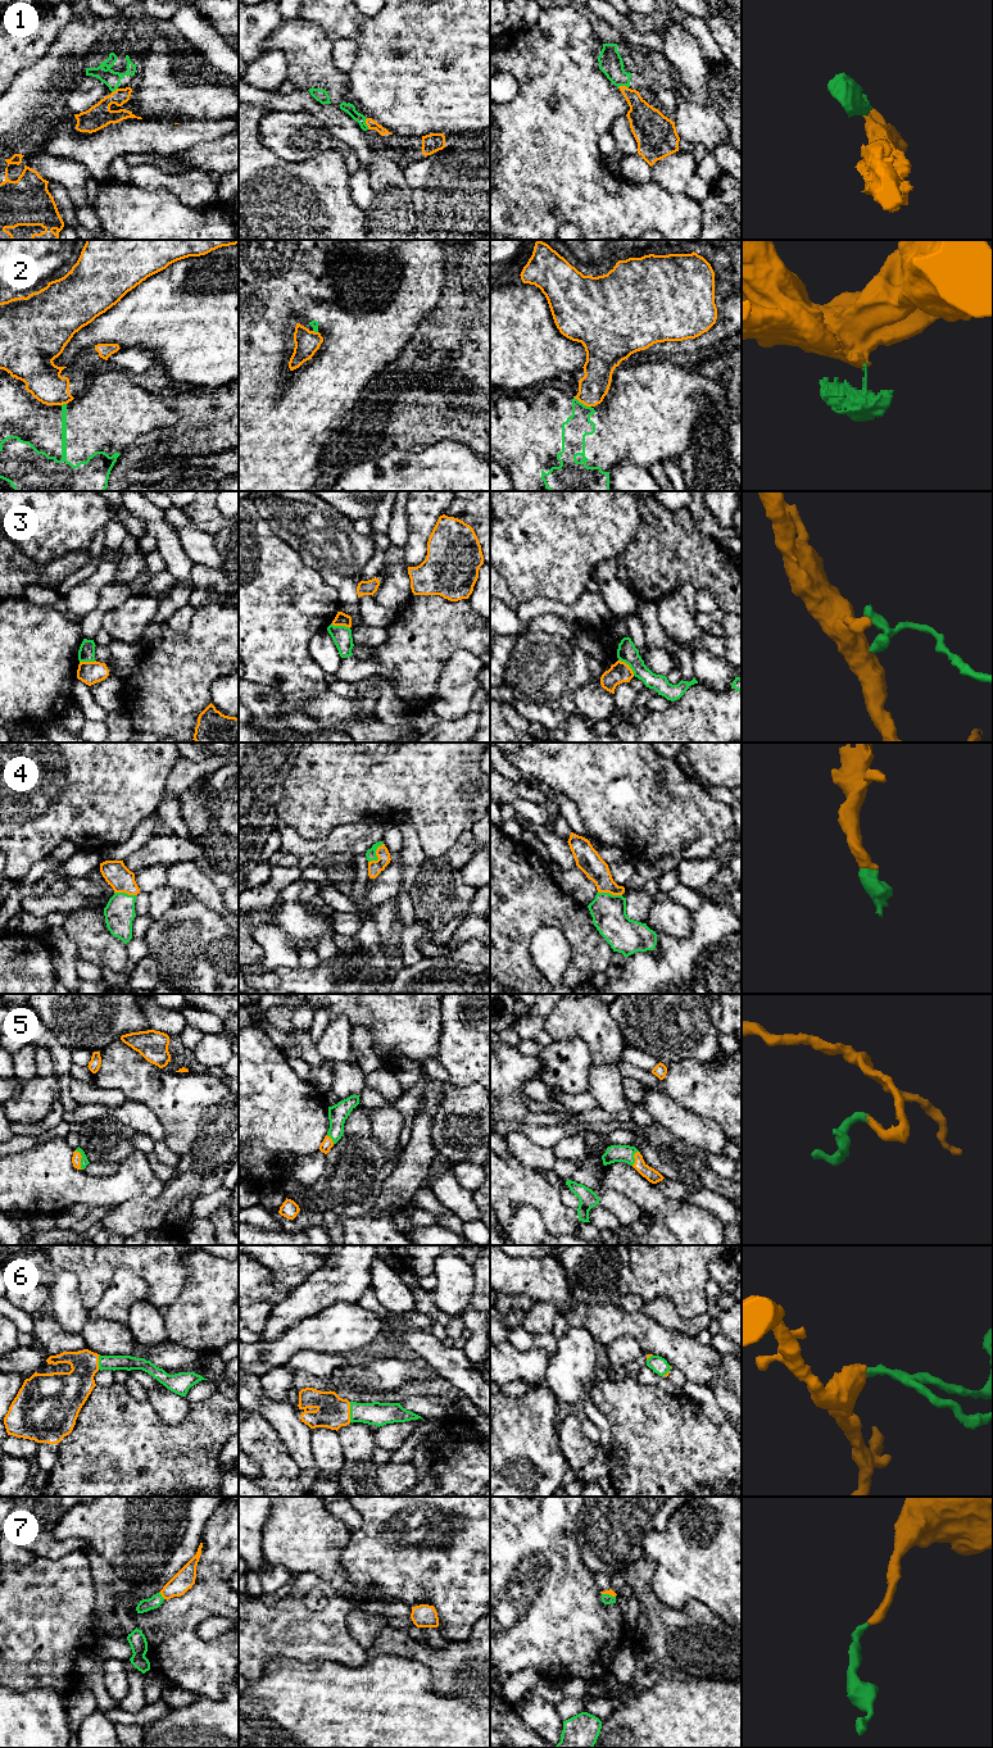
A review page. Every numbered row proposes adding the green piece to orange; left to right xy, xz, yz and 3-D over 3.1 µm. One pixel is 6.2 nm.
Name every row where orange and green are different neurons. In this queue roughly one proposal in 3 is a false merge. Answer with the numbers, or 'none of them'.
1, 2, 3

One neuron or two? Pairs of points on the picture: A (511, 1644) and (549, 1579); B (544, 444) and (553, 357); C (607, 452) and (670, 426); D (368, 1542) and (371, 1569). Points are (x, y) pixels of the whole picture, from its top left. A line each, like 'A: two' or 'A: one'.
A: one
B: two
C: one
D: one

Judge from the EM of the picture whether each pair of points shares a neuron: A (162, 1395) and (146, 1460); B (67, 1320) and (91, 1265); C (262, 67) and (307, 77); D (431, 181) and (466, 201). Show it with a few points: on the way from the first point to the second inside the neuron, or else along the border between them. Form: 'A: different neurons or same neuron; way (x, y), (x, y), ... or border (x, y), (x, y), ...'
A: different neurons; border (148, 1399), (164, 1422), (178, 1424), (185, 1419)
B: different neurons; border (60, 1268), (77, 1277), (80, 1299), (87, 1311)
C: different neurons; border (264, 51), (279, 49), (284, 53), (288, 77)
D: same neuron; way (440, 184), (457, 194)

